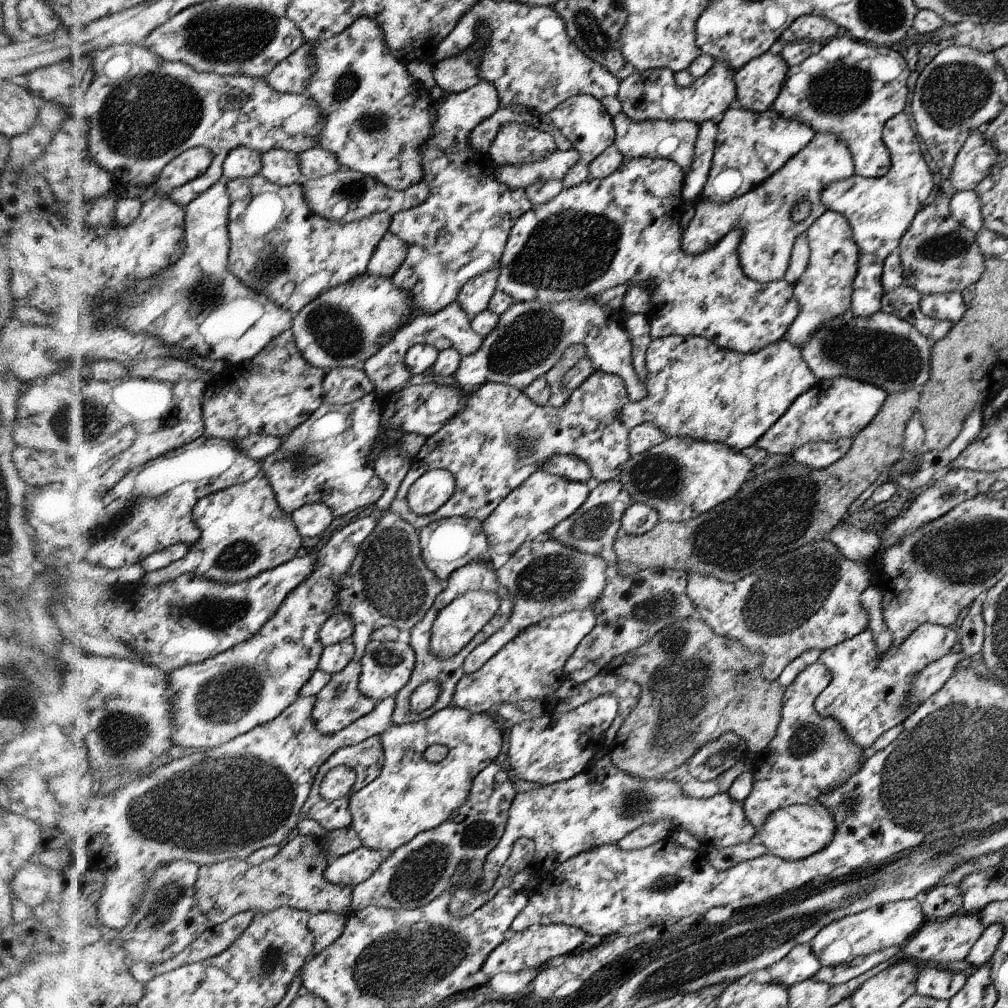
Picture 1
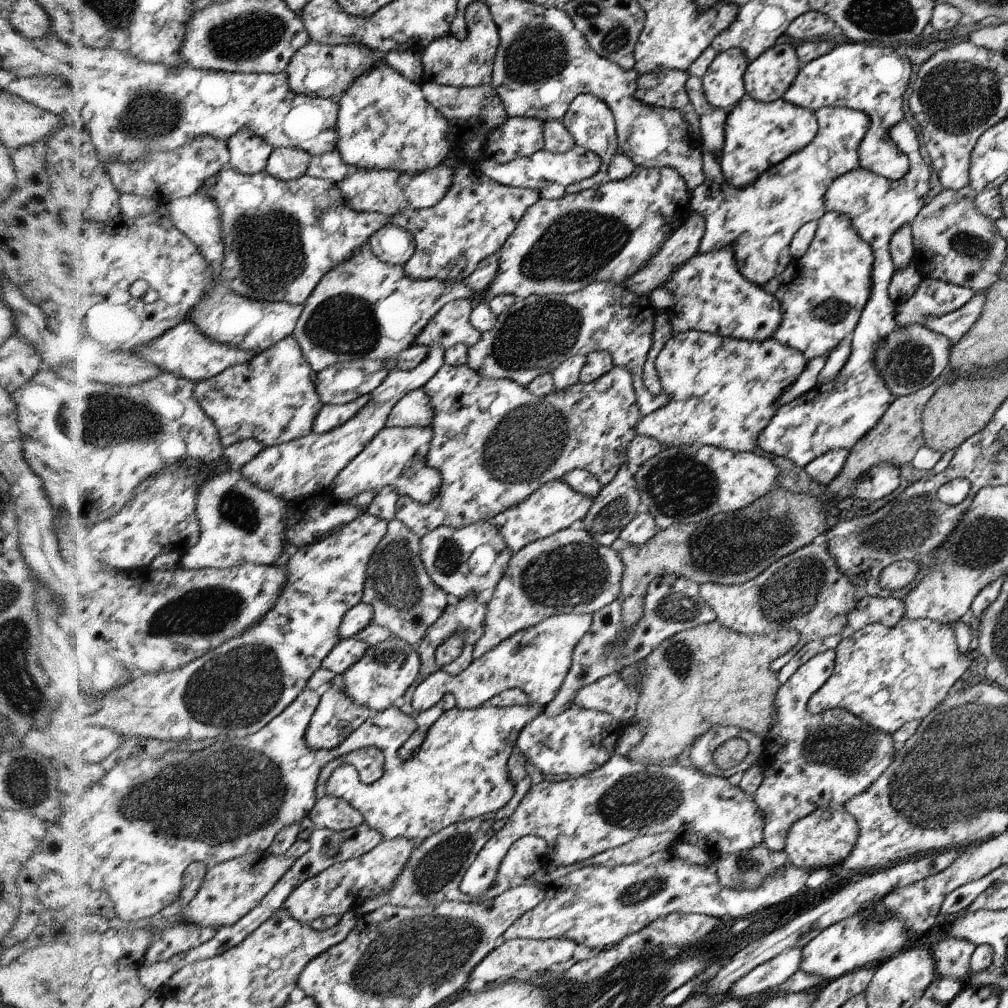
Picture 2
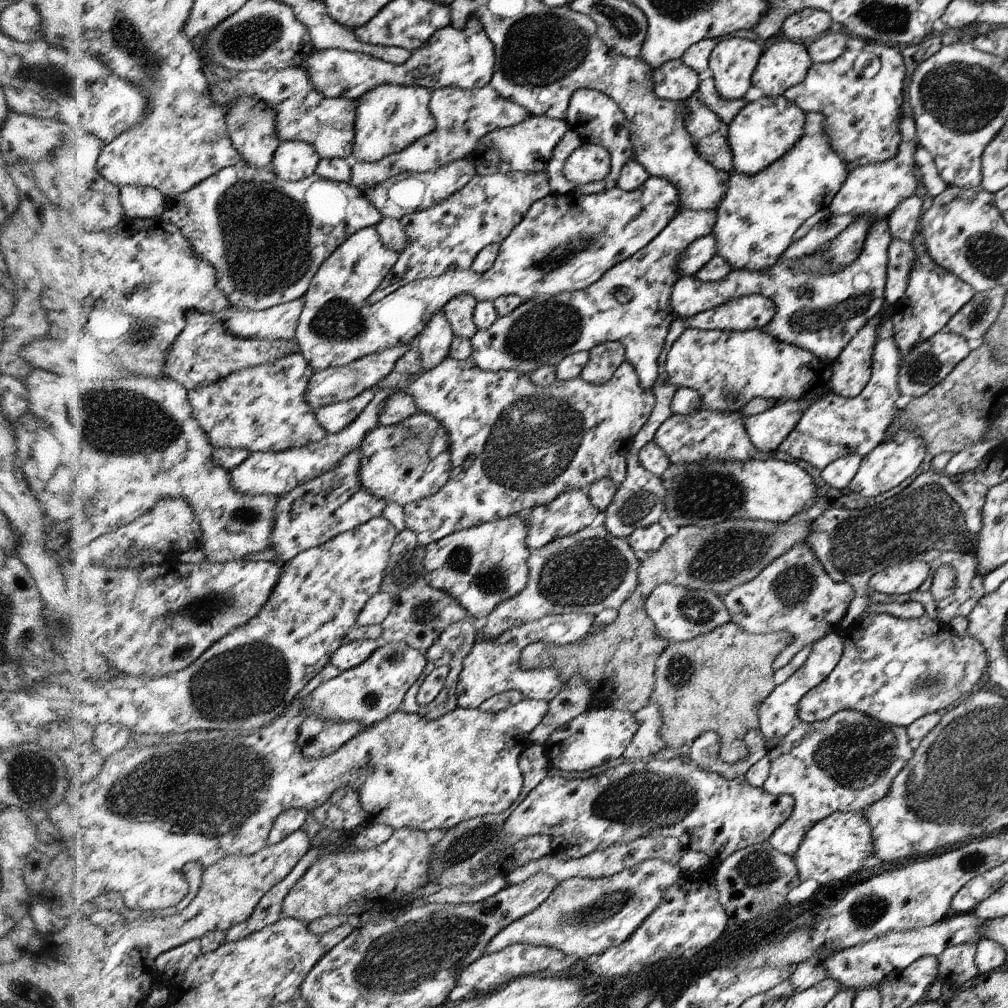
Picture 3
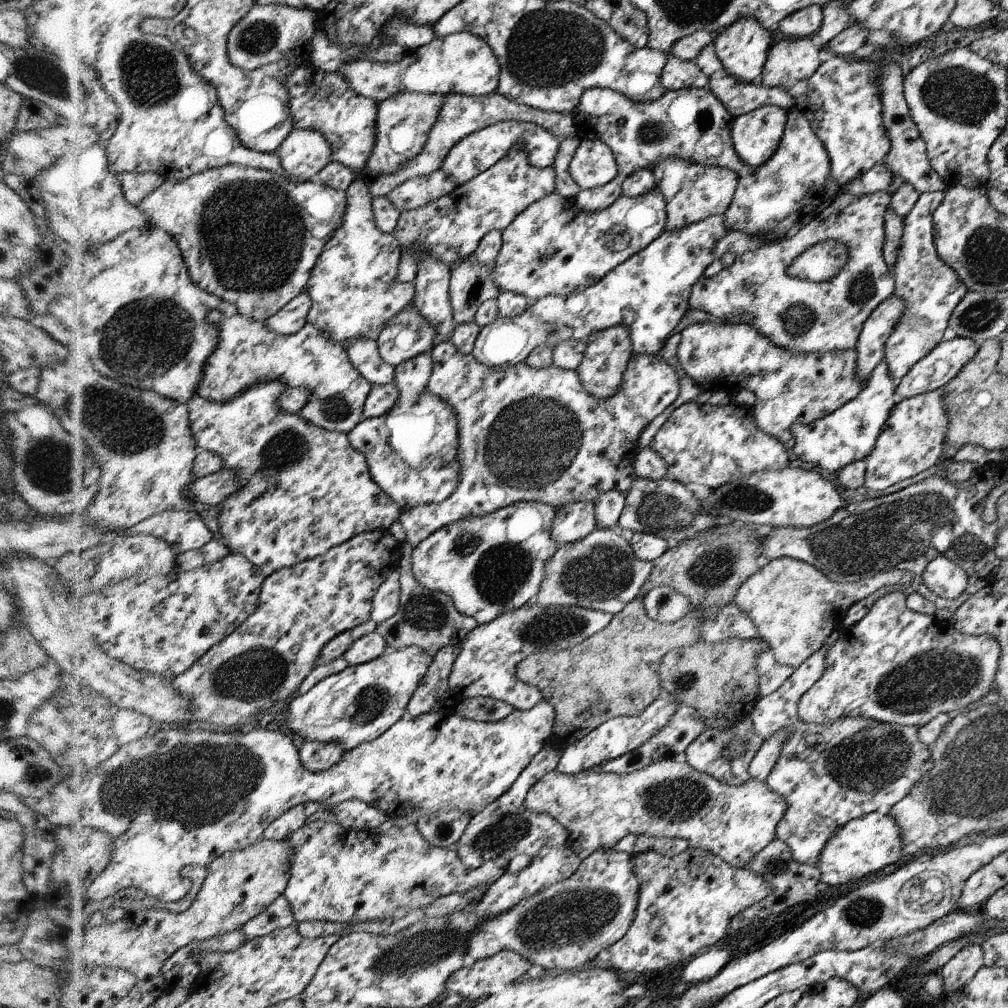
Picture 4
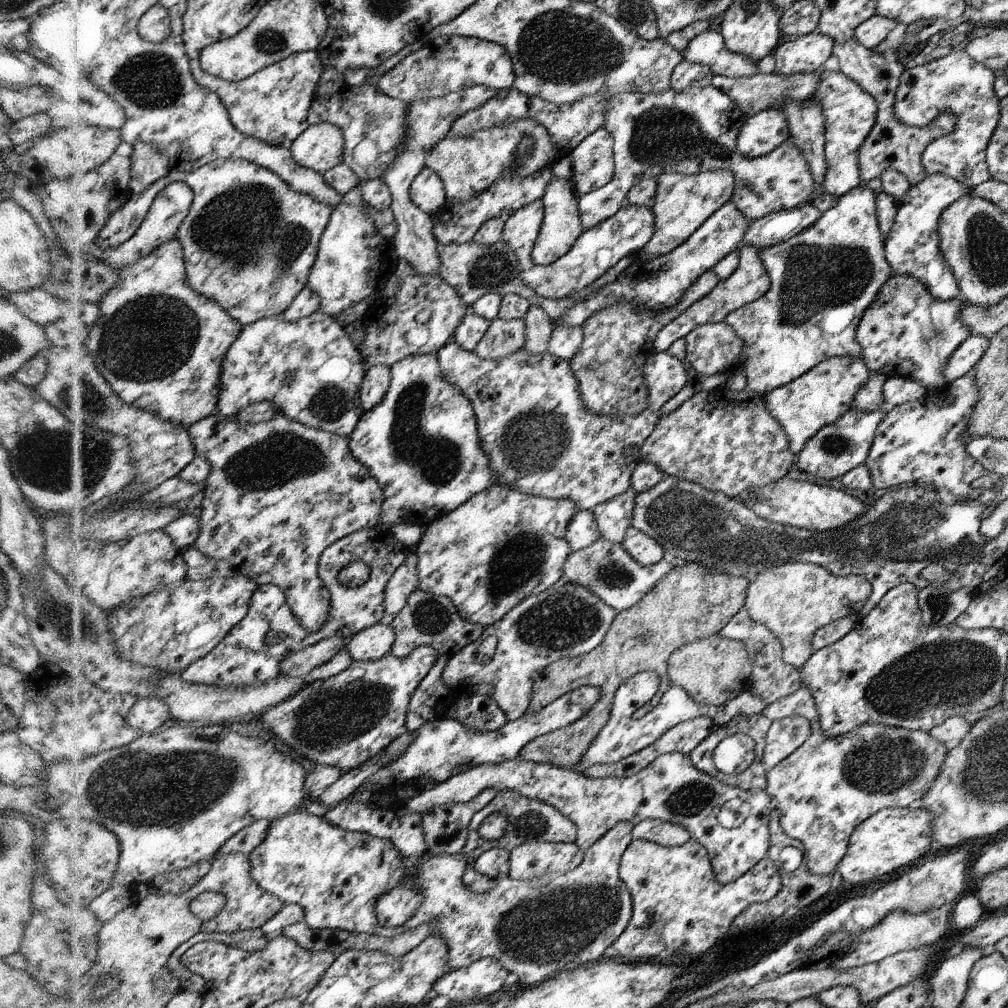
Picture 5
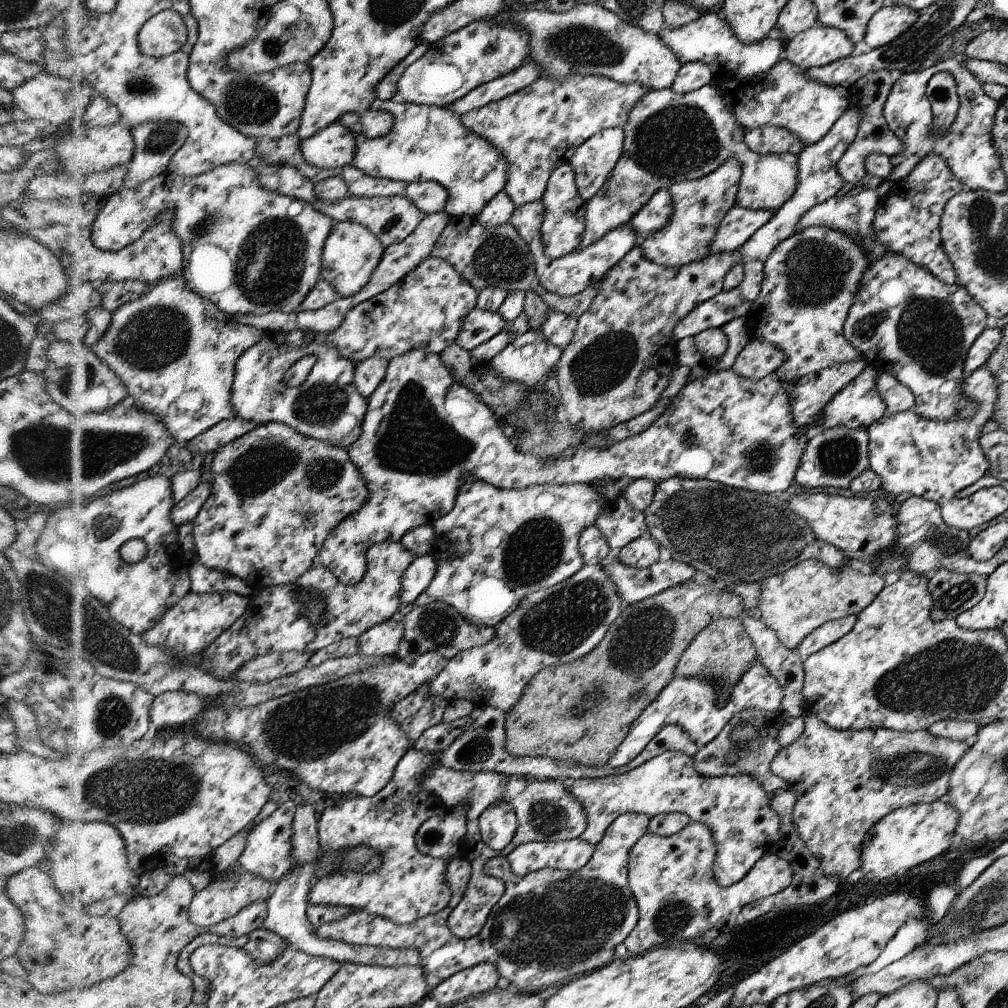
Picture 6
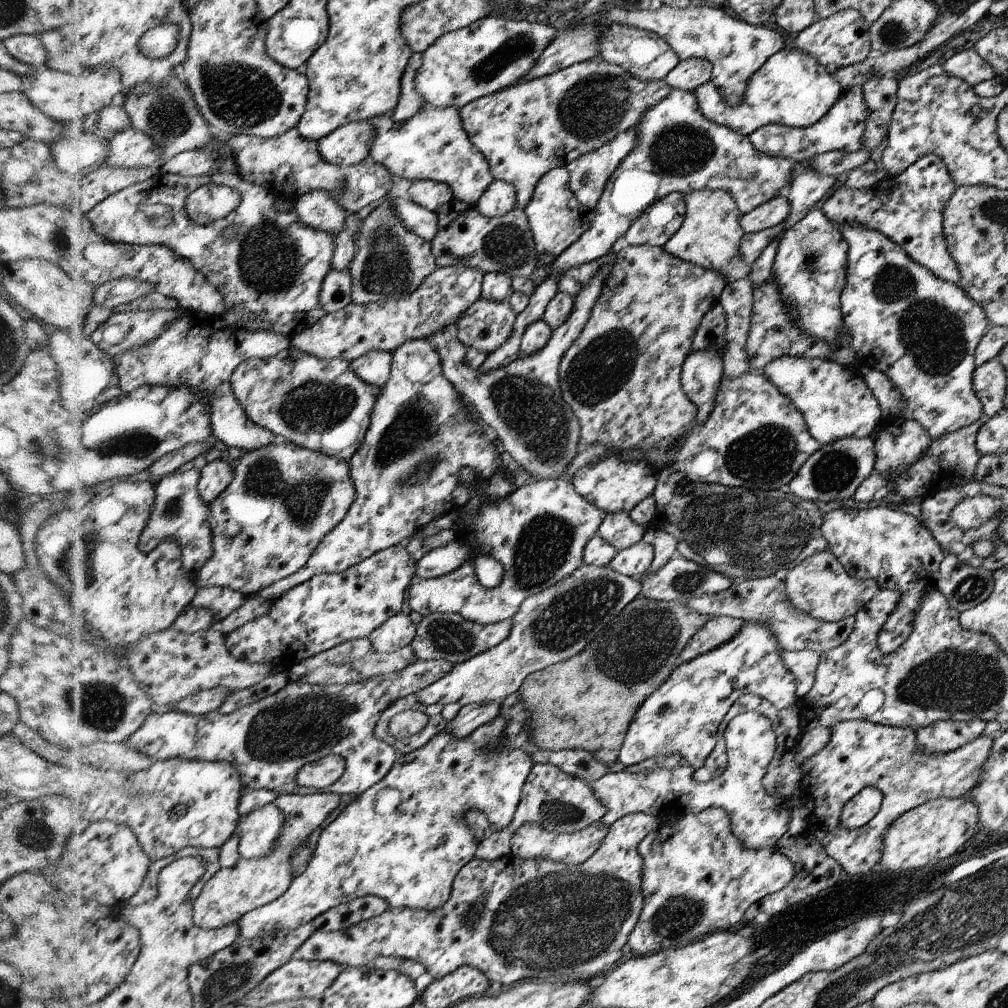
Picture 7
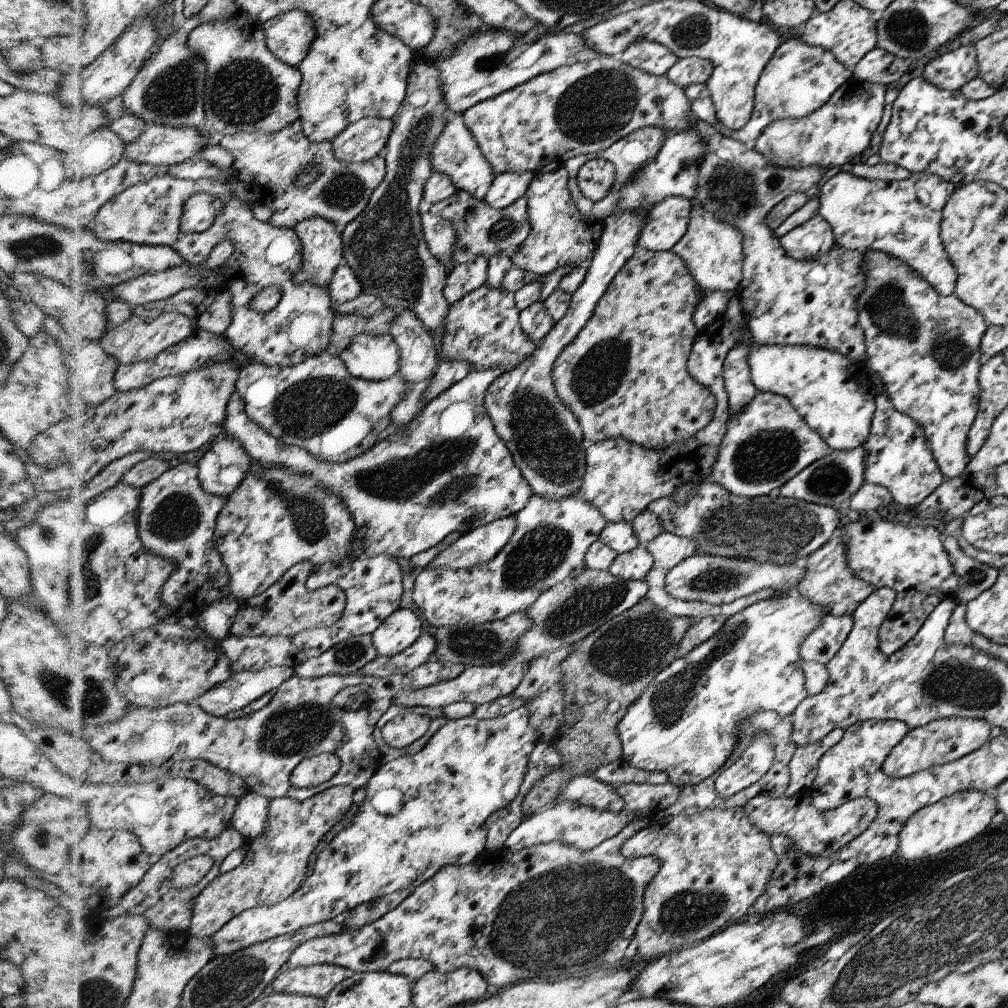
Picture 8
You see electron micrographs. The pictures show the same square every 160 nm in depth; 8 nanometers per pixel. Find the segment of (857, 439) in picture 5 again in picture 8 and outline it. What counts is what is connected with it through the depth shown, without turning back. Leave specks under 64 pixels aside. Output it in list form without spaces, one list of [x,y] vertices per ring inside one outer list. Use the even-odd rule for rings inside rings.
[[[862,446],[851,451],[834,451],[804,468],[798,475],[780,487],[780,498],[790,497],[807,503],[842,508],[850,502],[856,491],[863,486],[869,452]]]

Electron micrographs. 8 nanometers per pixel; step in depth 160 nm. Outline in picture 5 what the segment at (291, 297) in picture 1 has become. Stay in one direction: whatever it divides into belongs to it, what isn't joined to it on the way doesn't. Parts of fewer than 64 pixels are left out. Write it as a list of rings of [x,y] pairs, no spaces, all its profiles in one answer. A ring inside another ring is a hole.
[[[220,159],[190,174],[172,172],[157,180],[148,190],[140,194],[133,193],[130,200],[118,212],[114,212],[104,226],[102,235],[97,240],[101,248],[118,248],[124,242],[132,240],[154,207],[155,200],[176,181],[185,182],[196,193],[192,210],[183,222],[178,236],[185,248],[192,286],[208,298],[218,301],[244,326],[268,317],[284,316],[300,293],[309,286],[319,257],[321,236],[330,226],[333,211],[331,205],[316,200],[312,195],[298,192],[278,173],[251,160]]]

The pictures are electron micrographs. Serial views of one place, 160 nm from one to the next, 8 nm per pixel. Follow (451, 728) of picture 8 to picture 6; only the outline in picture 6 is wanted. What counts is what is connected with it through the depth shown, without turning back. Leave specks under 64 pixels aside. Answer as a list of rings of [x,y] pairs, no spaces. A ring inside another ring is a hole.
[[[409,748],[407,754],[403,756],[402,762],[395,768],[394,778],[378,795],[371,797],[357,795],[355,798],[342,799],[335,806],[323,810],[319,818],[320,846],[326,853],[368,847],[381,853],[384,860],[378,871],[362,872],[344,869],[337,873],[324,875],[323,879],[311,888],[311,904],[357,907],[364,912],[385,916],[388,920],[398,924],[414,922],[419,918],[435,915],[448,906],[452,893],[449,883],[446,881],[446,867],[454,856],[436,858],[425,855],[419,851],[418,845],[415,843],[415,836],[422,824],[432,817],[441,816],[444,811],[448,810],[438,795],[432,794],[423,787],[425,776],[428,776],[428,773],[440,765],[442,764],[438,757],[438,751],[425,753]],[[498,799],[490,808],[486,808],[480,818],[478,827],[482,841],[495,851],[505,849],[506,844],[513,839],[517,829],[517,816],[511,802]]]

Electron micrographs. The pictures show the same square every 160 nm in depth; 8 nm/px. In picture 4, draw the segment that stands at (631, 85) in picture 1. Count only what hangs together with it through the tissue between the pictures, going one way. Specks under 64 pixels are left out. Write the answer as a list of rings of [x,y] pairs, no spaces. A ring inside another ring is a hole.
[[[743,16],[743,19],[734,22],[726,31],[718,35],[714,41],[719,59],[723,61],[726,74],[745,83],[756,82],[756,76],[763,72],[767,56],[772,46],[772,30],[764,28],[755,17]],[[676,57],[668,59],[663,68],[662,81],[667,91],[675,91],[692,87],[706,87],[709,78],[695,61],[682,60]]]

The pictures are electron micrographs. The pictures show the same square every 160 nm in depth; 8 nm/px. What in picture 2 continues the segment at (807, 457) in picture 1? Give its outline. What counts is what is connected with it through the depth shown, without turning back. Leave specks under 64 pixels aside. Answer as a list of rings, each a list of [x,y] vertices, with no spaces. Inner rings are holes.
[[[849,450],[828,451],[826,455],[809,462],[804,470],[810,478],[819,482],[820,487],[828,486],[843,470],[848,458],[850,458]]]

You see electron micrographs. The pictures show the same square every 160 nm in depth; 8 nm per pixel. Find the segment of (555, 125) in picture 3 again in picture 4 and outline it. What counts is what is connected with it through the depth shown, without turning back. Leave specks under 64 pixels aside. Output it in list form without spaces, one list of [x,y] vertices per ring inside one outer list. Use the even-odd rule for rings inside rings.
[[[510,119],[492,123],[482,130],[466,135],[450,149],[439,166],[439,170],[451,177],[456,187],[460,186],[478,176],[482,171],[486,171],[487,168],[494,167],[518,143],[528,151],[531,165],[540,168],[552,167],[559,147],[562,146],[560,138],[551,130],[542,128],[536,123]]]

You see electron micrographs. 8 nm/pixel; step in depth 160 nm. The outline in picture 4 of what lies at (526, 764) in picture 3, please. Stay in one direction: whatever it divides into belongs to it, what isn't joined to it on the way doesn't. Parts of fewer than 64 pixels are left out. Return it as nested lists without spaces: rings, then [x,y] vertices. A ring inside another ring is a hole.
[[[546,744],[500,798],[496,799],[494,803],[490,803],[483,811],[474,814],[461,839],[456,842],[459,857],[470,870],[478,868],[488,859],[493,859],[500,856],[502,852],[506,852],[506,840],[508,840],[508,858],[514,858],[516,855],[532,857],[543,846],[567,844],[569,832],[563,824],[548,814],[536,814],[524,806],[528,789],[541,776],[555,770],[559,763],[559,756],[560,753],[556,749]]]

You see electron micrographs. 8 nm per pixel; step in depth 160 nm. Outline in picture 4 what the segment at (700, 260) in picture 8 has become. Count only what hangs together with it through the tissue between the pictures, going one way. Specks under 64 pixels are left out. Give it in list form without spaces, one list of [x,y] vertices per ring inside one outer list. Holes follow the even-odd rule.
[[[671,158],[651,168],[659,189],[667,202],[667,222],[665,231],[669,233],[699,223],[712,215],[725,214],[738,190],[739,176],[728,167],[704,166]]]

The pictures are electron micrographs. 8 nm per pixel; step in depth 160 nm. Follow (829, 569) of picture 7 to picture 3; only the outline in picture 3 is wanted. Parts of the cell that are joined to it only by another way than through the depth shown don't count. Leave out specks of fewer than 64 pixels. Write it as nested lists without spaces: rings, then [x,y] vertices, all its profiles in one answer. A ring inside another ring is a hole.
[[[798,543],[773,560],[758,576],[733,588],[722,600],[731,614],[731,621],[749,633],[763,635],[786,631],[793,639],[774,662],[774,670],[786,666],[806,644],[815,643],[834,633],[854,598],[852,585],[836,582],[828,576],[812,548]],[[902,561],[876,574],[871,580],[871,587],[873,591],[886,594],[908,594],[918,590],[931,571],[930,565],[924,561]]]

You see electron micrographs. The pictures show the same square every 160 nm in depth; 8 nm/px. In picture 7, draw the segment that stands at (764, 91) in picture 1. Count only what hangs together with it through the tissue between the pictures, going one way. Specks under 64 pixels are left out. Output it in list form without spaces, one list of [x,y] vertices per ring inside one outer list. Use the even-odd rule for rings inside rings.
[[[846,9],[836,14],[816,19],[810,27],[799,32],[794,44],[802,52],[815,56],[819,64],[834,67],[847,67],[863,61],[873,54],[871,48],[870,24],[865,16],[854,9]]]

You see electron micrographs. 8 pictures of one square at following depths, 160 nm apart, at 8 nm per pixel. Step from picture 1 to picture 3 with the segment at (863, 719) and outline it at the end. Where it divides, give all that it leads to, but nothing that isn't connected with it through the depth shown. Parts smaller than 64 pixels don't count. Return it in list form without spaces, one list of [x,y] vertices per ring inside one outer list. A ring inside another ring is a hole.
[[[868,613],[842,630],[841,637],[844,650],[839,664],[822,683],[800,699],[799,719],[805,723],[830,718],[839,710],[854,709],[880,722],[907,727],[921,716],[946,710],[960,694],[970,692],[989,663],[987,651],[976,637],[957,635],[948,624],[926,614],[917,619],[903,619],[888,613]]]

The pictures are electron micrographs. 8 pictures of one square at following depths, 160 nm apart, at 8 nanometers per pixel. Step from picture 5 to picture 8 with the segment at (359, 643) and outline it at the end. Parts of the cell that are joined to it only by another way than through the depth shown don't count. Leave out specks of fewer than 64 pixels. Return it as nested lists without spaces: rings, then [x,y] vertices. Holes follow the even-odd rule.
[[[400,608],[371,635],[378,654],[391,657],[412,646],[422,634],[422,622],[411,610]]]

